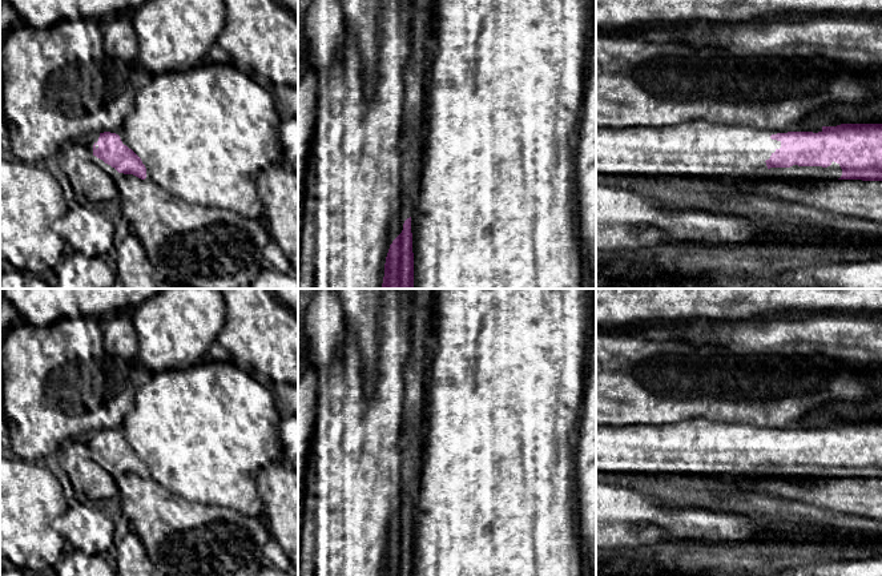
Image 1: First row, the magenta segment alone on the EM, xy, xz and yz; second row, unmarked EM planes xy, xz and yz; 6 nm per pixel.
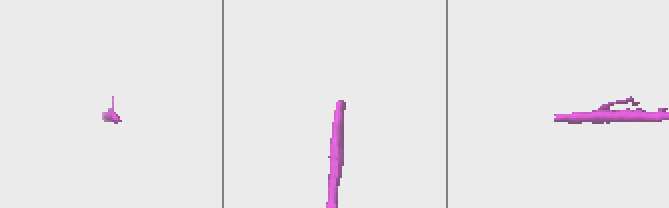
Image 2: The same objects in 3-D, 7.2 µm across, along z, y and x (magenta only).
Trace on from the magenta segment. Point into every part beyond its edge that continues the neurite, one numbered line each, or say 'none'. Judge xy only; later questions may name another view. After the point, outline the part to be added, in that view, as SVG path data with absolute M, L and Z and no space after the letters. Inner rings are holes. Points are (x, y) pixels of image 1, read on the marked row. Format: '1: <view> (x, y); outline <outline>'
1: xy (112, 172); outline M96 156L92 157L92 161L98 165L105 173L108 173L114 181L124 176L124 173L118 173L114 168L105 164L102 160L97 158Z

